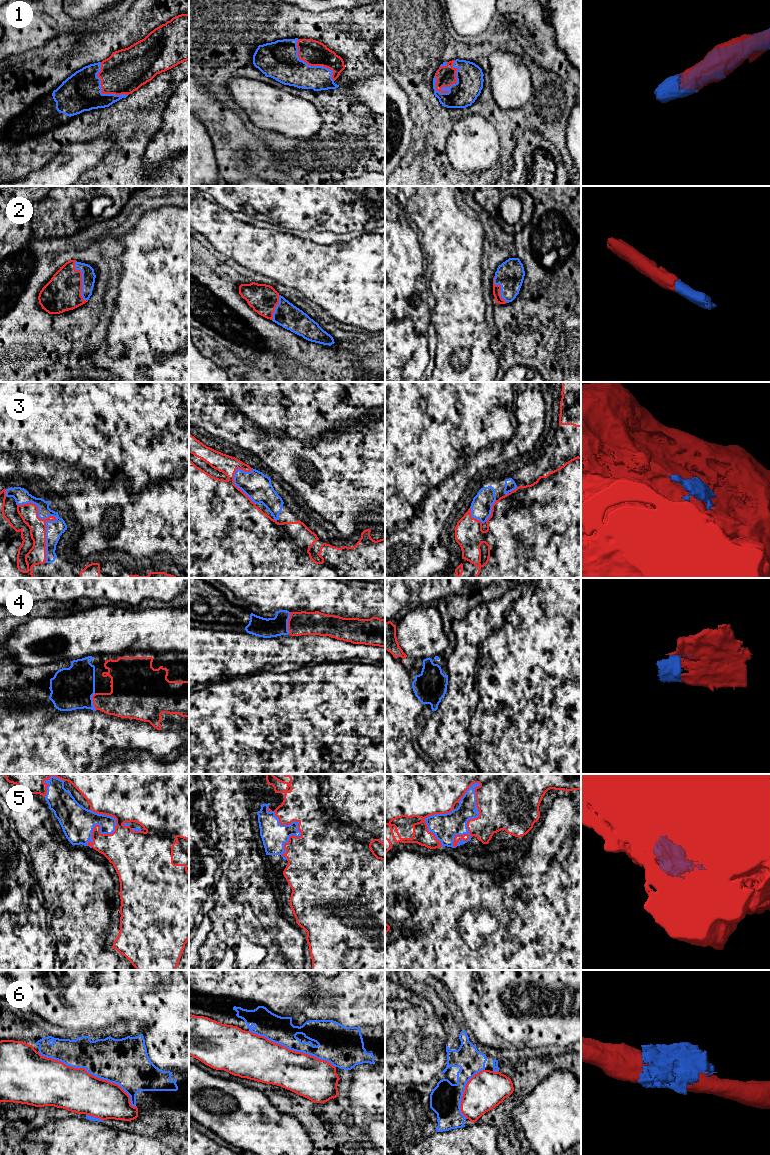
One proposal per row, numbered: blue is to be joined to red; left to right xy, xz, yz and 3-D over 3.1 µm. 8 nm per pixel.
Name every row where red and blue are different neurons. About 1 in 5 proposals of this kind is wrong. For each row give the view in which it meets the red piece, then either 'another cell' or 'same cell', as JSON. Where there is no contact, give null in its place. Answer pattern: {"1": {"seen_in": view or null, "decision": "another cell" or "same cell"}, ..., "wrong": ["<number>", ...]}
{"1": {"seen_in": "yz", "decision": "same cell"}, "2": {"seen_in": "xy", "decision": "same cell"}, "3": {"seen_in": "xy", "decision": "same cell"}, "4": {"seen_in": "xz", "decision": "same cell"}, "5": {"seen_in": "yz", "decision": "same cell"}, "6": {"seen_in": "xy", "decision": "another cell"}, "wrong": ["6"]}

